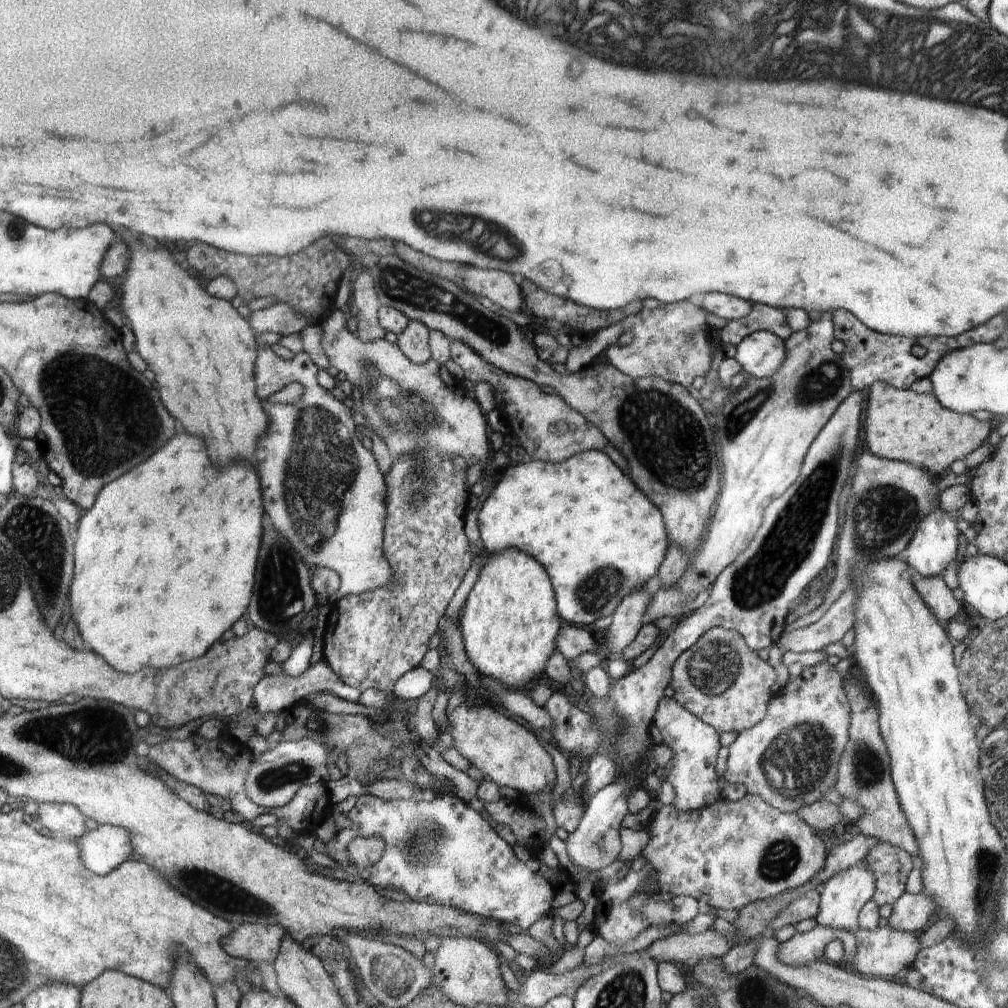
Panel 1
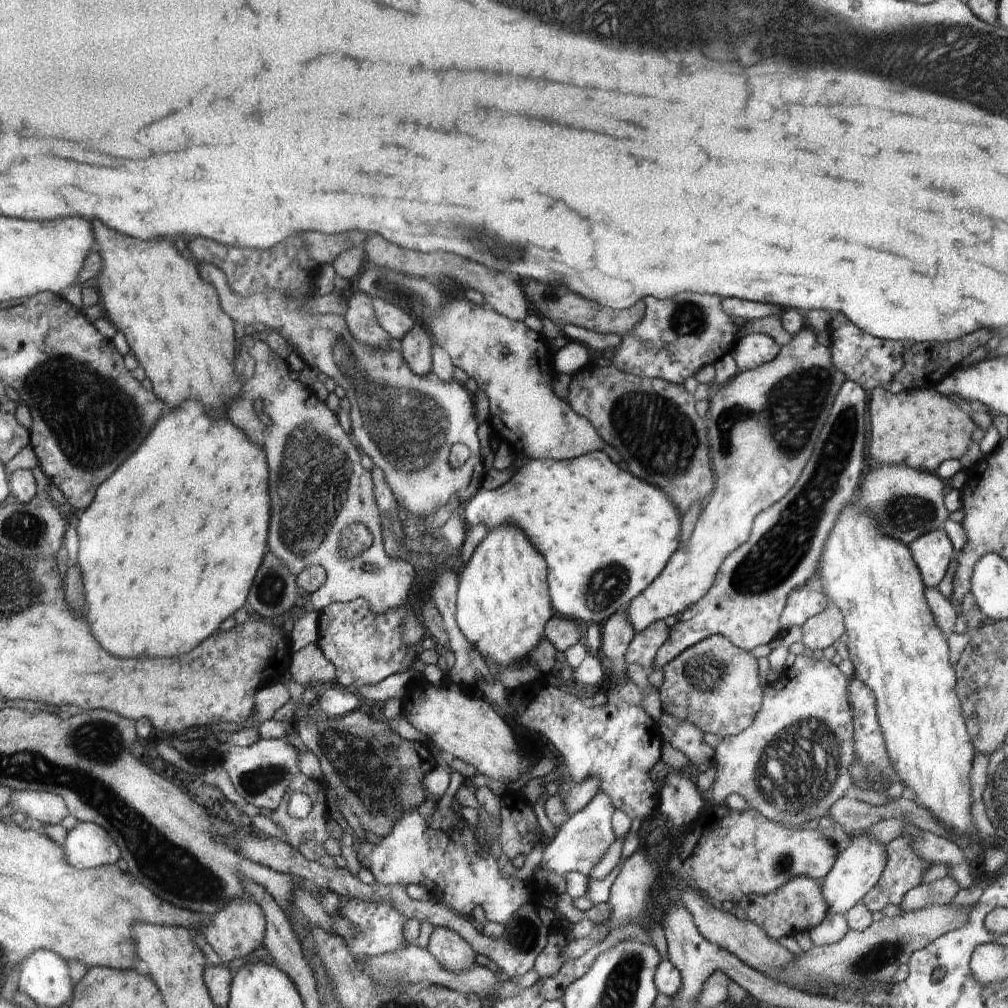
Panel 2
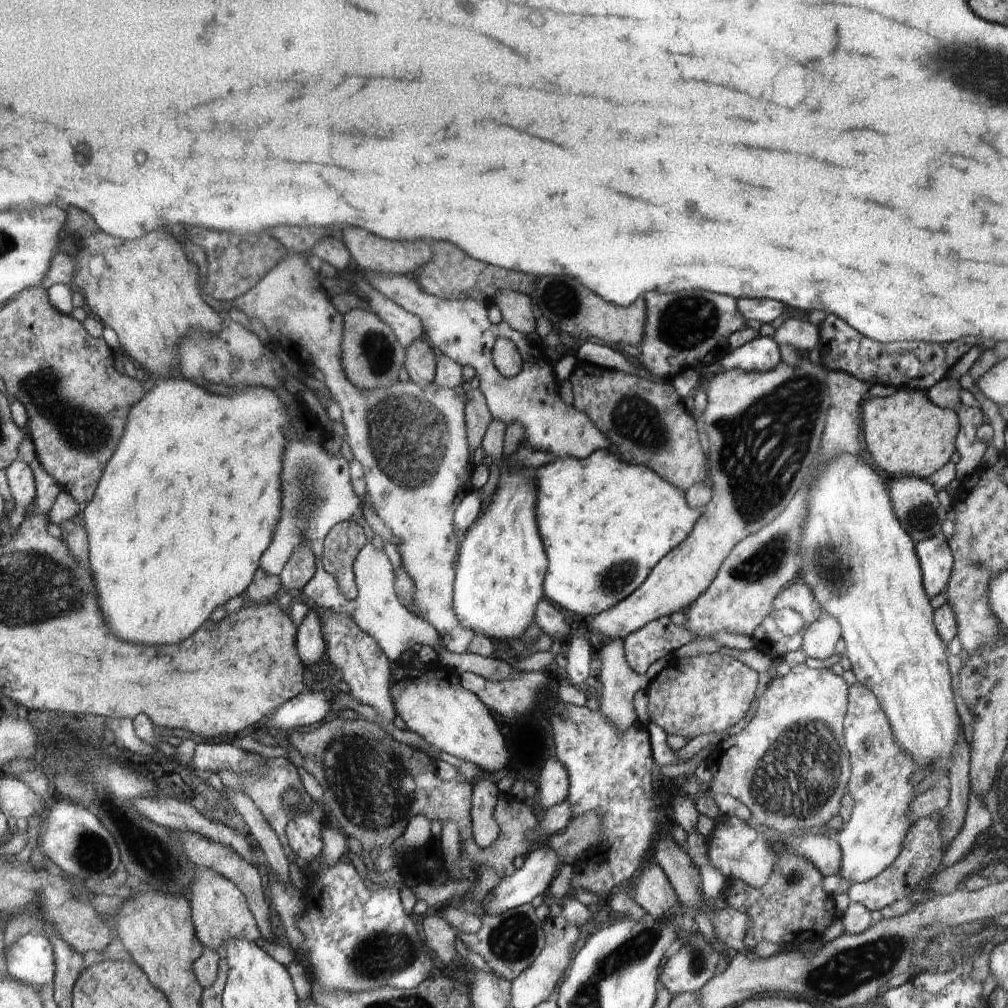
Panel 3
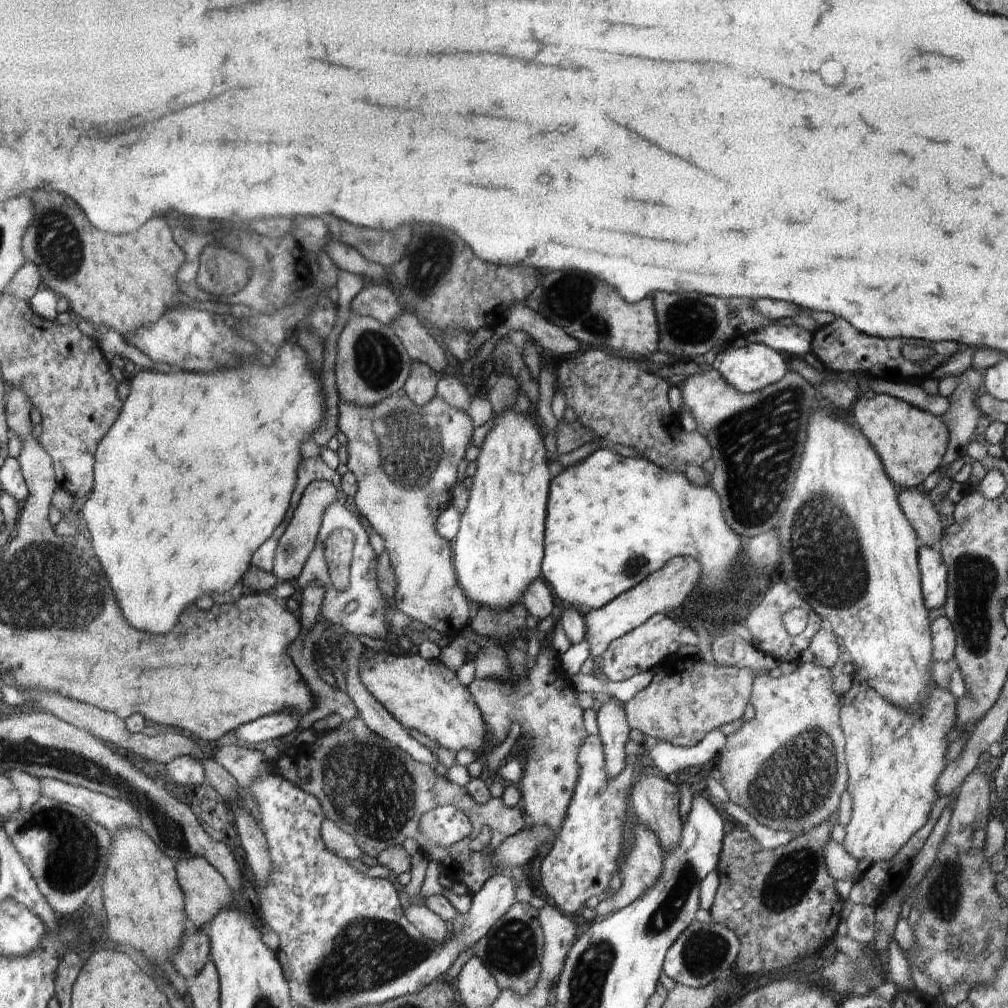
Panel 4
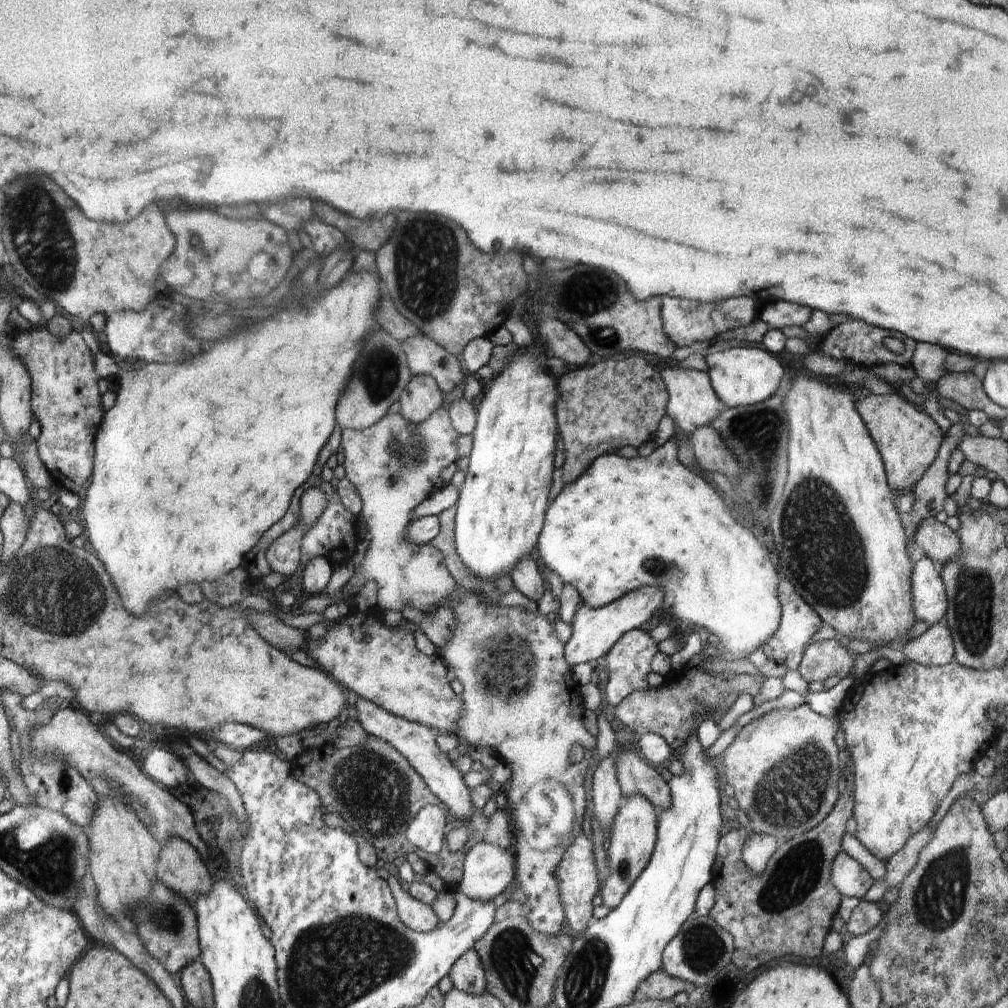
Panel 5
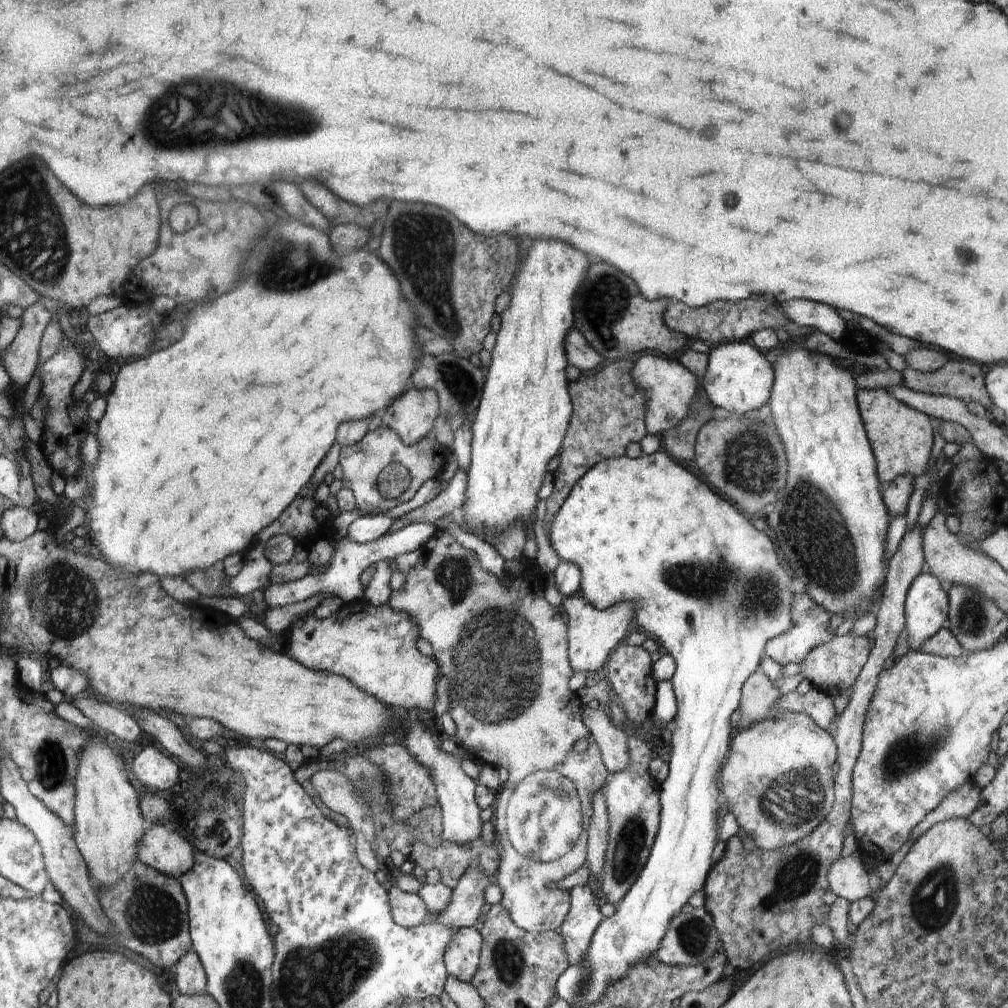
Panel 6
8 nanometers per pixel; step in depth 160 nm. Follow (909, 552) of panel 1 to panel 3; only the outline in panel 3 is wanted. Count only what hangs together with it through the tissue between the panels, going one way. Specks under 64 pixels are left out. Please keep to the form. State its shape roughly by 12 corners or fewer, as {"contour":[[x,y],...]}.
{"contour":[[943,536],[915,544],[926,595],[944,590],[953,556]]}

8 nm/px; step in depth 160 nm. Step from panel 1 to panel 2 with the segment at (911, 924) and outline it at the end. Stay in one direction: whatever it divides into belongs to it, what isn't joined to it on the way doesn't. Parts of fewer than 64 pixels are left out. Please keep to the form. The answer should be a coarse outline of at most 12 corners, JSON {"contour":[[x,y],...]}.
{"contour":[[954,876],[912,888],[902,900],[906,912],[930,904],[951,904],[959,892]]}

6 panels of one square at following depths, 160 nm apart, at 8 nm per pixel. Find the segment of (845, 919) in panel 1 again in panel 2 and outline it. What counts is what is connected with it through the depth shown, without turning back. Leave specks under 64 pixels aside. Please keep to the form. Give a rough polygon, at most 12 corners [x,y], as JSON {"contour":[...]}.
{"contour":[[850,836],[824,878],[829,912],[846,915],[876,886],[884,844]]}

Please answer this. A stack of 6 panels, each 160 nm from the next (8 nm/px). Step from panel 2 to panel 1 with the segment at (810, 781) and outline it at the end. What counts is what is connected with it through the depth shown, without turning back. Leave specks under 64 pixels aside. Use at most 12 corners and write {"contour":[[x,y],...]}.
{"contour":[[827,661],[728,746],[722,781],[796,815],[835,788],[849,740]]}

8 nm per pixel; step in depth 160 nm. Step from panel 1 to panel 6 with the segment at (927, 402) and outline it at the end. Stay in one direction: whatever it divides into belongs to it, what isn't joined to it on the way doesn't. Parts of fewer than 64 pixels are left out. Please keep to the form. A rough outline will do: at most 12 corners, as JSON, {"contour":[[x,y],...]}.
{"contour":[[857,388],[879,480],[926,473],[930,417]]}

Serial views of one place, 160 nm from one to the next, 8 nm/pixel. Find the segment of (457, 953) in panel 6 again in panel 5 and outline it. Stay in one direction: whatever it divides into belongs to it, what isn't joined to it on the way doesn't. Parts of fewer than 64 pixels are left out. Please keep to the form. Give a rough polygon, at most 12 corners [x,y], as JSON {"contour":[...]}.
{"contour":[[472,948],[449,972],[453,987],[471,995],[488,990],[485,967]]}

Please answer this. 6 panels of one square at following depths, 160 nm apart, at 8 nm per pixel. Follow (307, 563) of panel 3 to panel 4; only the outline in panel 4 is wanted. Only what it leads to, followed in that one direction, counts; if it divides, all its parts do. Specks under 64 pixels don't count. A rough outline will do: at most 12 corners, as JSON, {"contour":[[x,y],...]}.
{"contour":[[318,479],[280,537],[272,572],[296,581],[336,489]]}

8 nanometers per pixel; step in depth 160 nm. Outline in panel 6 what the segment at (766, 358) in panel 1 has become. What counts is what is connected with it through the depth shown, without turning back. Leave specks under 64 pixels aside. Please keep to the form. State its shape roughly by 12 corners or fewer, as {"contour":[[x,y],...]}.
{"contour":[[752,343],[712,346],[701,384],[719,413],[769,403],[776,370]]}

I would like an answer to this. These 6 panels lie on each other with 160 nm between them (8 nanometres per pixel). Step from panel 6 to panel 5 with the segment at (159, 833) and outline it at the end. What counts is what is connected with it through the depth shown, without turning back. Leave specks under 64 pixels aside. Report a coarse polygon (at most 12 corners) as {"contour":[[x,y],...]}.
{"contour":[[179,838],[161,847],[157,878],[194,904],[214,882],[198,850]]}

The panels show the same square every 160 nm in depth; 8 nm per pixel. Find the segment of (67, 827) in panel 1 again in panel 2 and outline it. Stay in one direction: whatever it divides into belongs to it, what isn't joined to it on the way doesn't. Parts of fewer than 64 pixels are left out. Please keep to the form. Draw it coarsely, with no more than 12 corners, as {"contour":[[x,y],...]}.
{"contour":[[11,790],[7,811],[43,825],[69,814],[65,800],[50,792]]}

